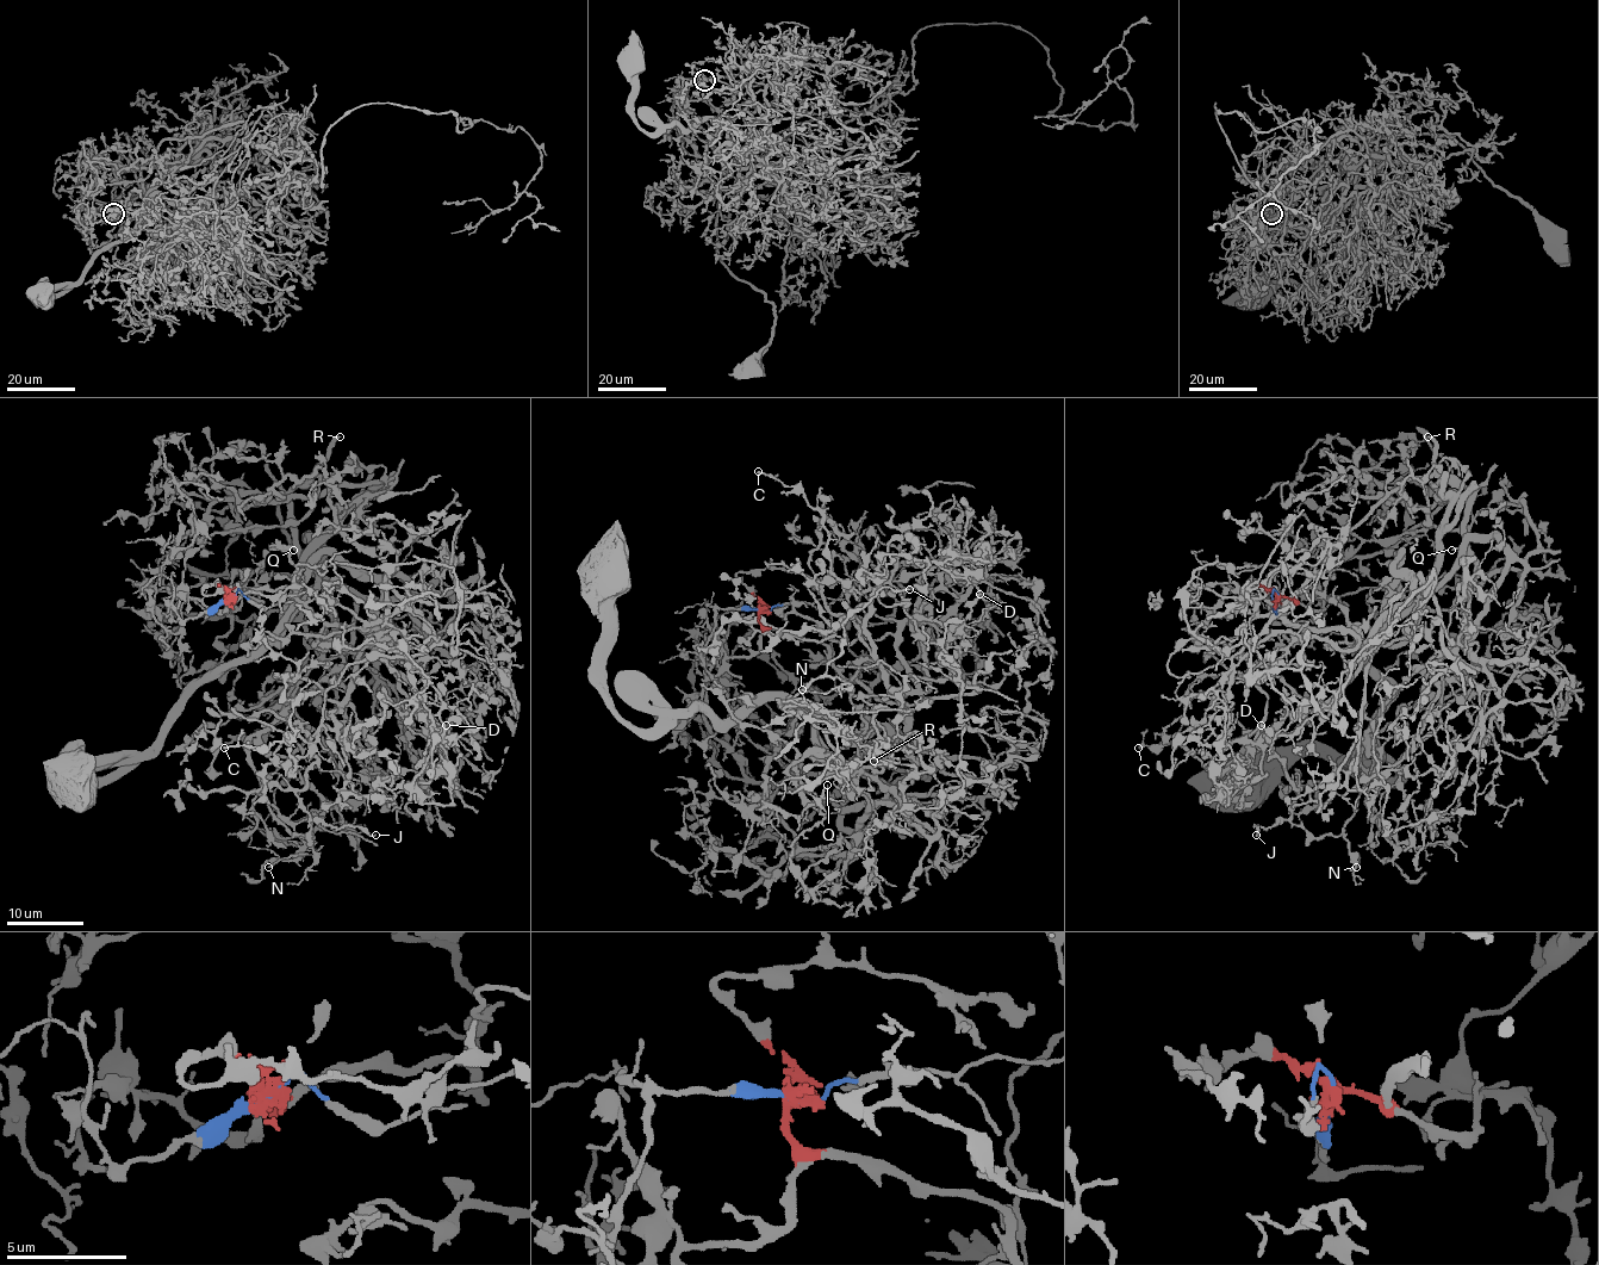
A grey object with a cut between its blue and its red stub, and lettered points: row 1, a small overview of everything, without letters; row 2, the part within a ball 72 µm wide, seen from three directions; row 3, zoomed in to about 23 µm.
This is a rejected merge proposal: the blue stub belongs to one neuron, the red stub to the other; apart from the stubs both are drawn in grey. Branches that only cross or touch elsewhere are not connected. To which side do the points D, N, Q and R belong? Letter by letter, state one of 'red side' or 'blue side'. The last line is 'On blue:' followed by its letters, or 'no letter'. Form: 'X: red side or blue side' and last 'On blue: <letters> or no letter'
D: red side
N: blue side
Q: blue side
R: blue side
On blue: N, Q, R

